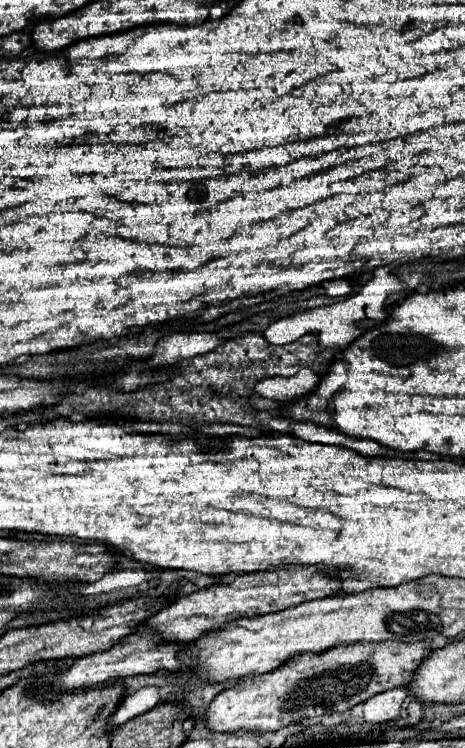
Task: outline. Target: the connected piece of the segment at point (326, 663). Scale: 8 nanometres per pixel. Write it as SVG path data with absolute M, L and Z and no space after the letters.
M356 642L328 648L328 652L296 654L276 670L270 670L260 676L242 678L232 688L222 690L206 708L206 728L212 732L276 732L288 724L296 724L306 718L316 718L330 712L344 712L380 692L408 684L412 672L422 662L422 656L426 656L430 650L432 648L428 646L428 642Z

